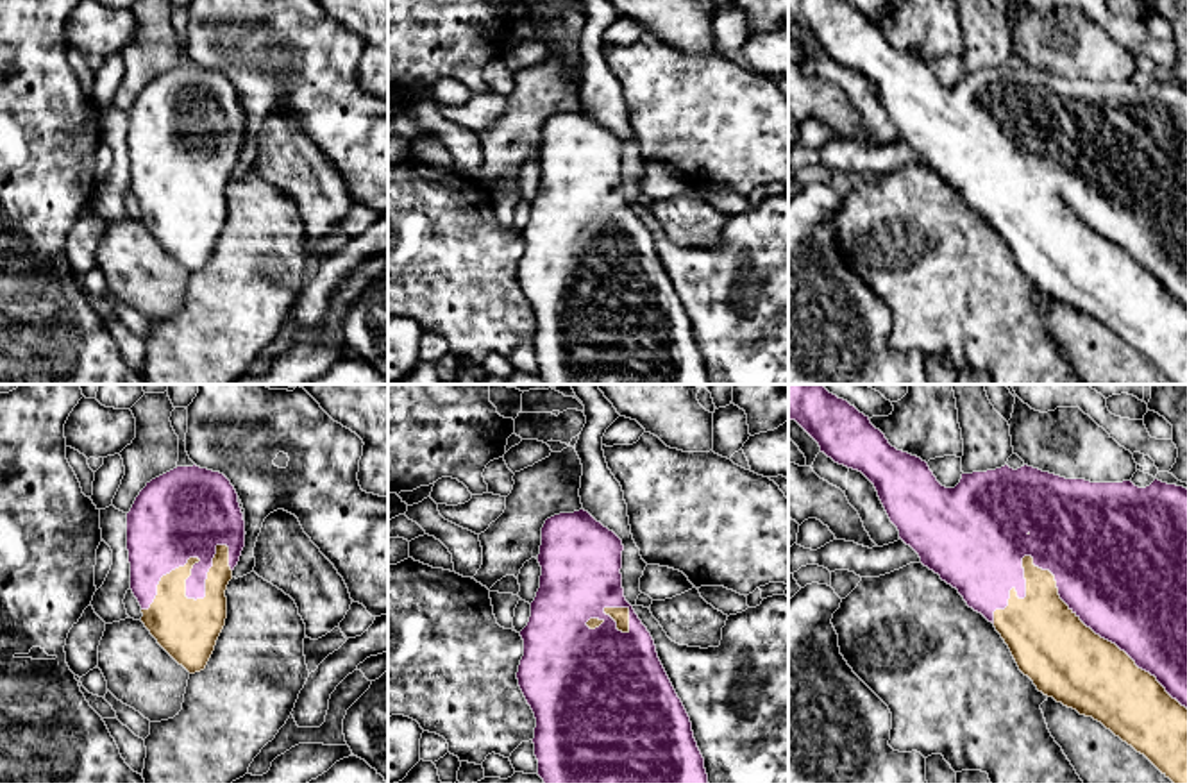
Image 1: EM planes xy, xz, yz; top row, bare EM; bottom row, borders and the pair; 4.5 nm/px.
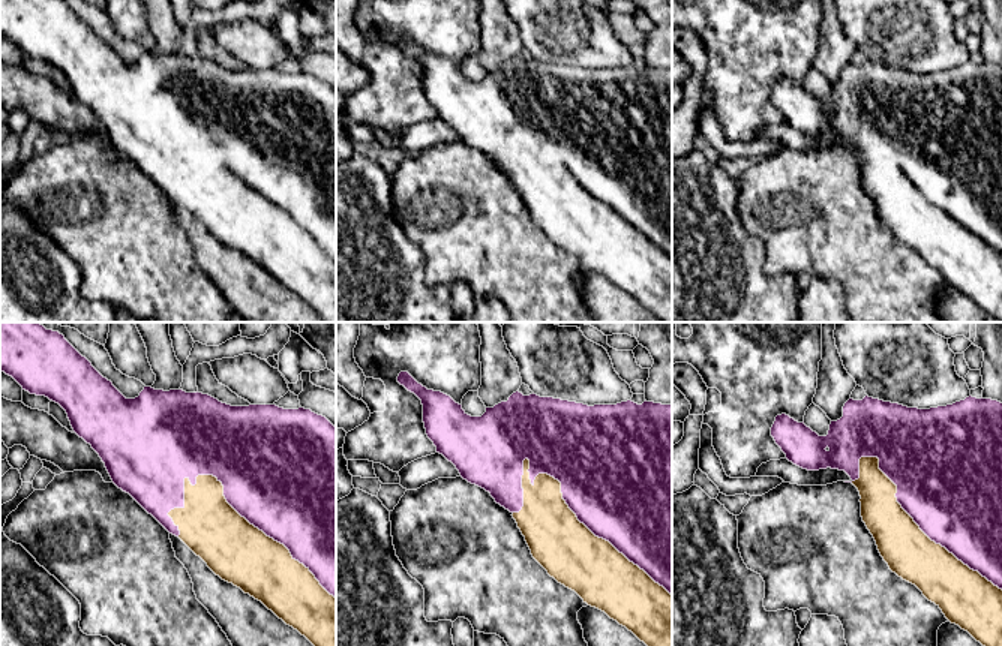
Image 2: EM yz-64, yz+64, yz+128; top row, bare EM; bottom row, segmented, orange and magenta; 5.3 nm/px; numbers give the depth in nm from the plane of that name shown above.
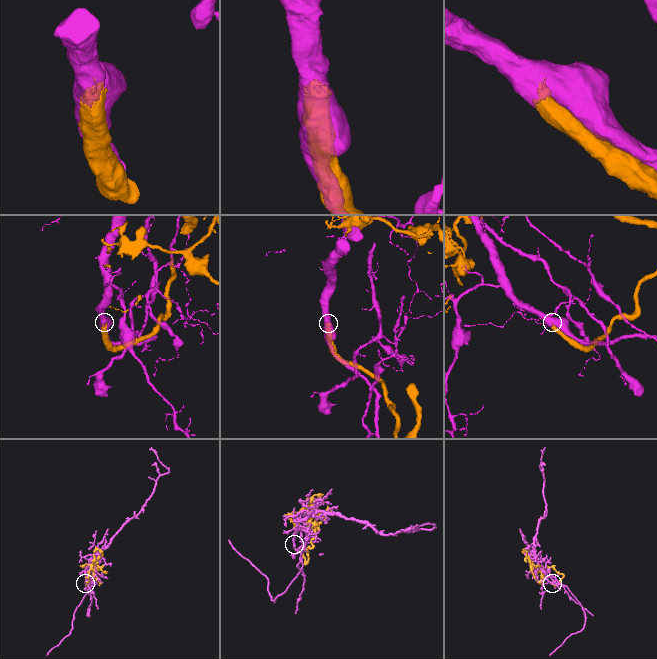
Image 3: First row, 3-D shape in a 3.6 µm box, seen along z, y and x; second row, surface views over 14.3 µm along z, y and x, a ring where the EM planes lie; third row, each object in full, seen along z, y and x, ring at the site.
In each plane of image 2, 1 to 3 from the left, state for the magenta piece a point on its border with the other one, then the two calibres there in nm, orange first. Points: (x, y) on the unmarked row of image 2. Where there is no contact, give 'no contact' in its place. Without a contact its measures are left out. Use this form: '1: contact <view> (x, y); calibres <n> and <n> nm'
1: contact yz-64 (252, 189); calibres 320 and 500 nm
2: contact yz+64 (578, 185); calibres 320 and 480 nm
3: contact yz+128 (917, 189); calibres 260 and 500 nm

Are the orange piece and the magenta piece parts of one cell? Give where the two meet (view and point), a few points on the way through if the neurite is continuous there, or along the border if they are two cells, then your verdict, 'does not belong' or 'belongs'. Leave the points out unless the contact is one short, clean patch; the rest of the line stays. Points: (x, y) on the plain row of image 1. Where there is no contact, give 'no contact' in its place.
yz (1093, 231) | belongs

